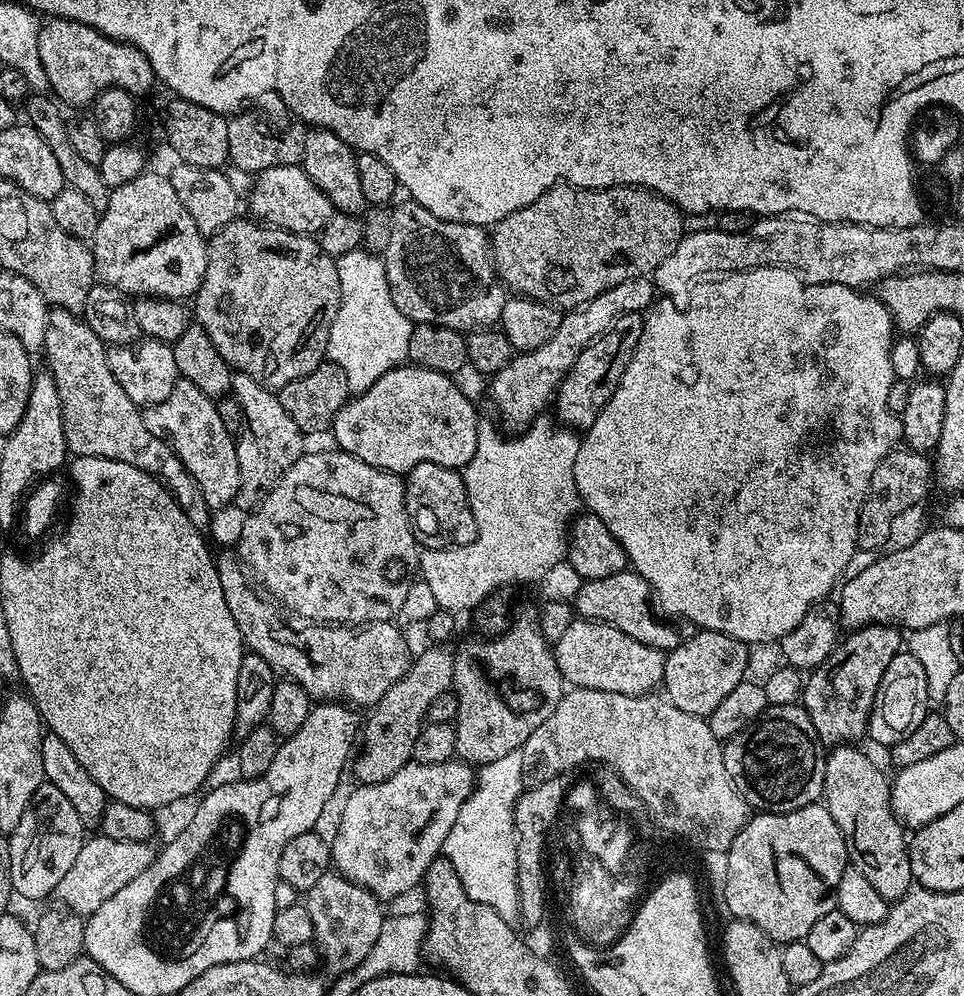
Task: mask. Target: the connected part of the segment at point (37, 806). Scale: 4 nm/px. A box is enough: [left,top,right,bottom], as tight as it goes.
[8,782,86,900]

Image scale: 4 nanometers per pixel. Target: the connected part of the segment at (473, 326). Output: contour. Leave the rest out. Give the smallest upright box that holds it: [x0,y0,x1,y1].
[382,198,506,334]

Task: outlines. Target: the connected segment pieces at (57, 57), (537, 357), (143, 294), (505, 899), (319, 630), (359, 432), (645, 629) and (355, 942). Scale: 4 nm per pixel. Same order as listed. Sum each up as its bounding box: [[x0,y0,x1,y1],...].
[[38,19,158,110],[488,276,657,425],[90,170,208,301],[443,750,525,922],[218,567,410,706],[330,368,478,474],[574,570,682,650],[306,870,386,974]]

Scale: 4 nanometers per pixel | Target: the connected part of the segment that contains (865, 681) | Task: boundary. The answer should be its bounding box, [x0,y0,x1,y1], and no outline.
[802,624,902,746]

